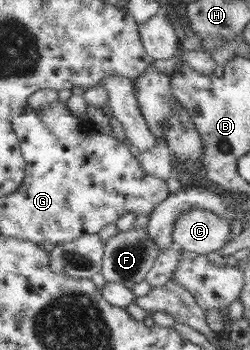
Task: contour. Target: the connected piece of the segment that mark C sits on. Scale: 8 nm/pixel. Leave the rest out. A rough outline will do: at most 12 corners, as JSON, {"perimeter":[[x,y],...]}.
{"perimeter":[[206,209],[179,215],[172,238],[184,251],[225,248],[231,220]]}

